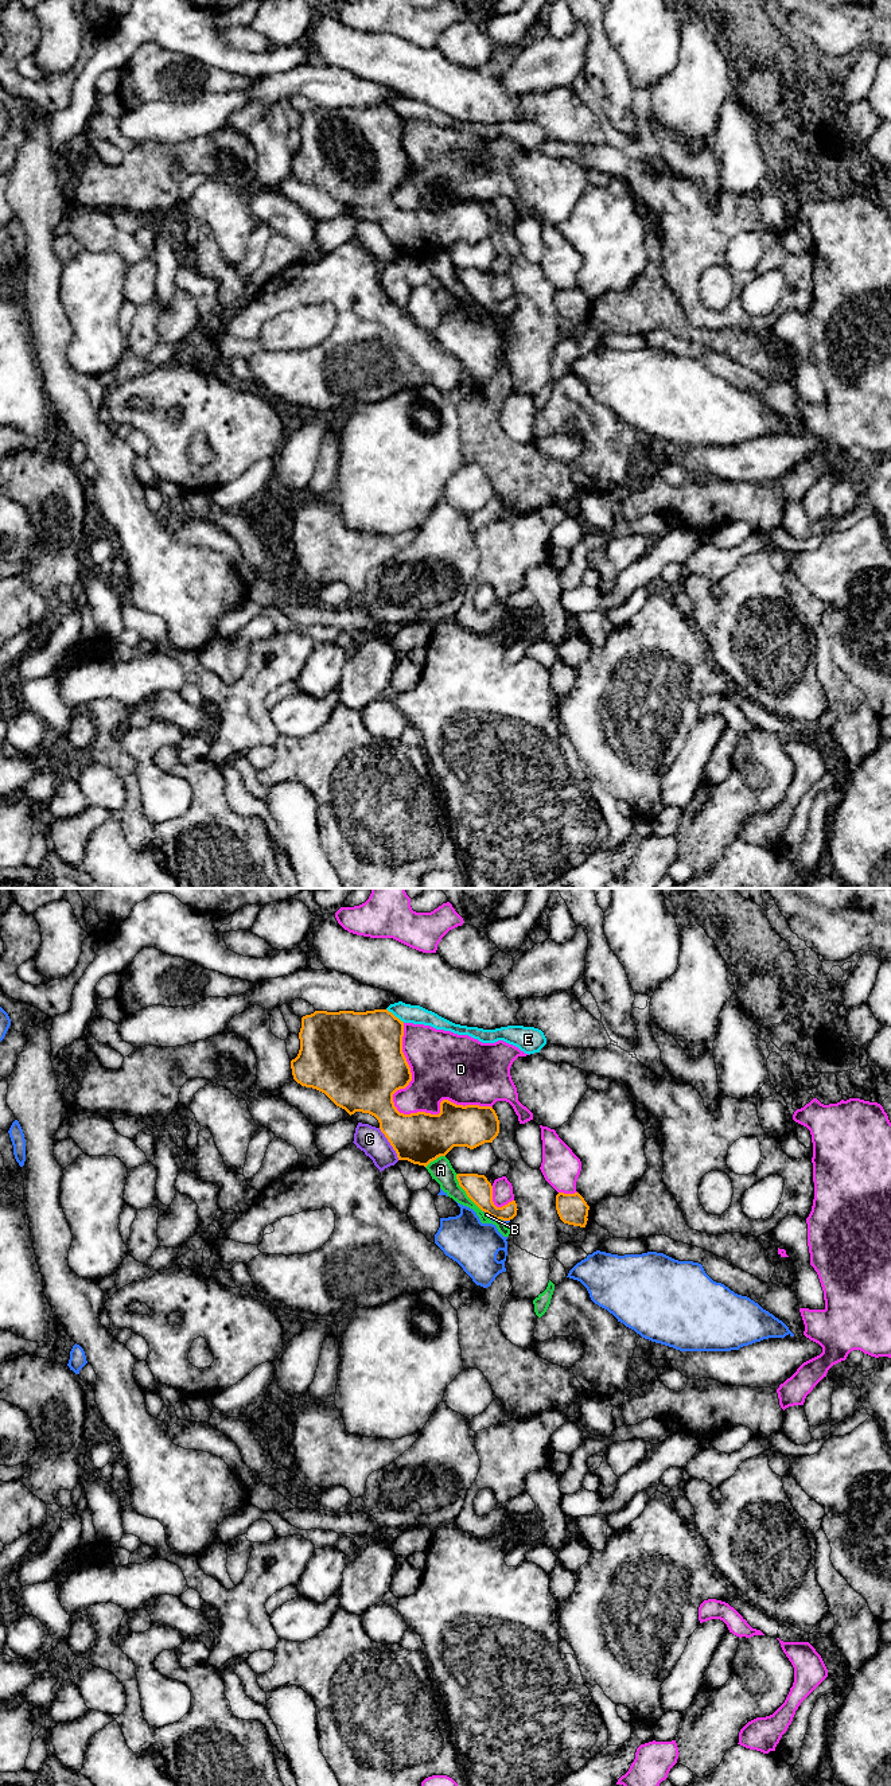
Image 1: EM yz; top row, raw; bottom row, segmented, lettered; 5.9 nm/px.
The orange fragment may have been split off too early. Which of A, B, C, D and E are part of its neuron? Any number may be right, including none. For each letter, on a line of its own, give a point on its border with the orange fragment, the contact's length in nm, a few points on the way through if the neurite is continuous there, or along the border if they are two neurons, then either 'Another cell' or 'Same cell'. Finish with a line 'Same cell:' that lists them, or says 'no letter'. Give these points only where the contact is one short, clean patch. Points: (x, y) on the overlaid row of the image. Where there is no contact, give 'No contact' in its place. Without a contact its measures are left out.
A: Touches orange at yz (466, 1193). Shared border 280 nm. Same cell
B: Touches orange at yz (490, 1216). Shared border 90 nm. Another cell
C: Touches orange at yz (390, 1144). Shared border 220 nm. Another cell
D: Touches orange at yz (403, 1113). Shared border 750 nm. Another cell
E: Touches orange at yz (395, 1016). Shared border 140 nm. Another cell
Same cell: A

